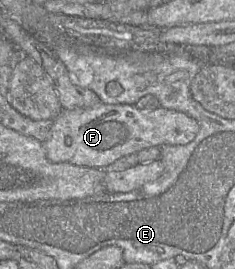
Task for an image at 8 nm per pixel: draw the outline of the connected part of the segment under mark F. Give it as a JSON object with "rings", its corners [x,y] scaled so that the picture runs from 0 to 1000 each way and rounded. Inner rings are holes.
{"rings":[[[464,390],[264,409],[226,446],[209,506],[183,532],[200,591],[221,606],[302,606],[328,617],[447,632],[515,584],[698,539],[791,539],[847,491],[843,454],[787,420],[672,398],[596,409],[574,390]]]}

